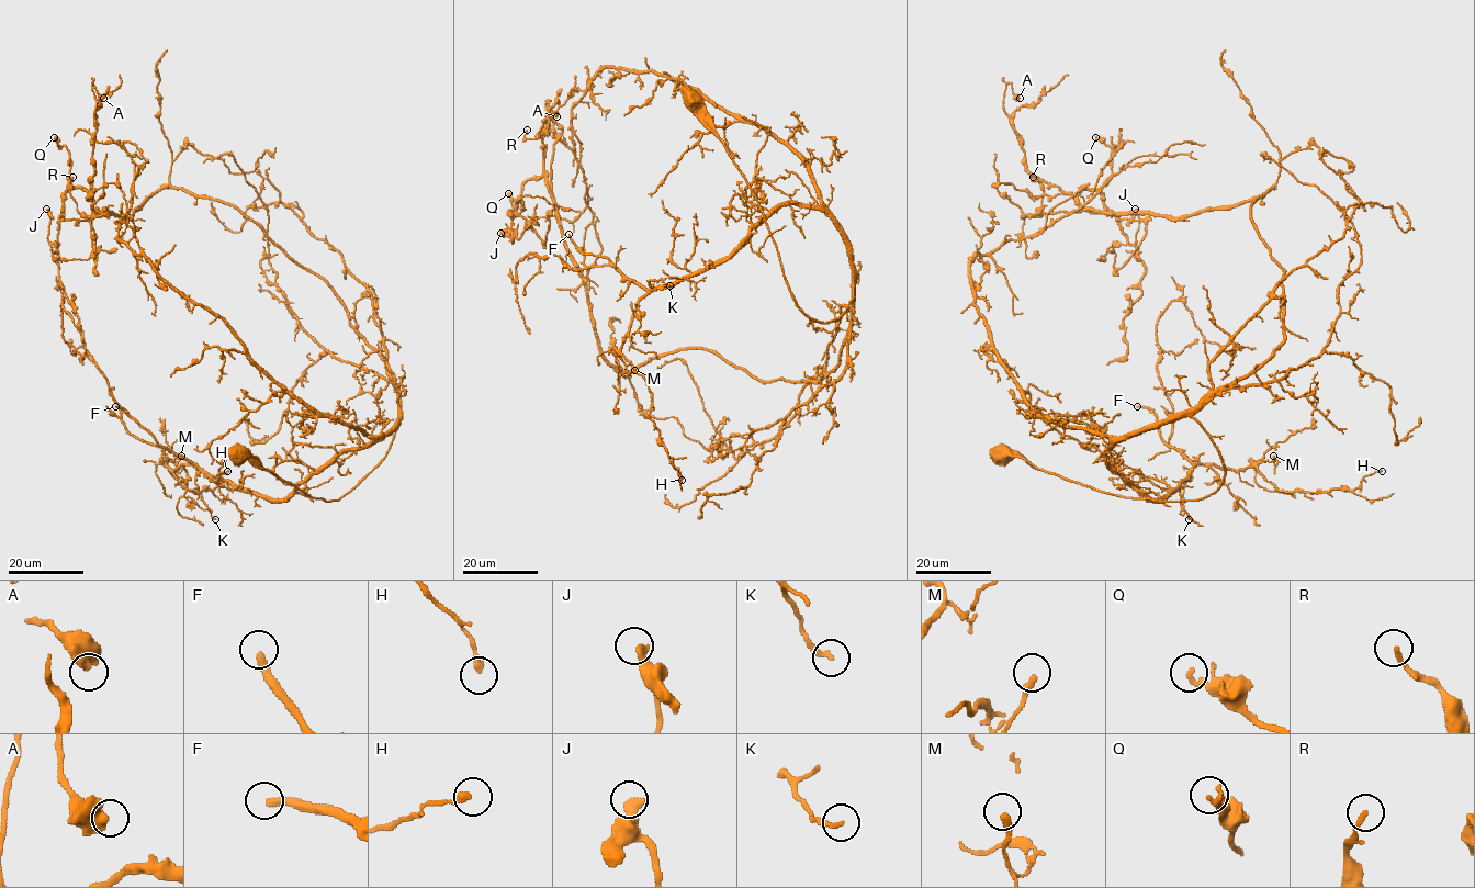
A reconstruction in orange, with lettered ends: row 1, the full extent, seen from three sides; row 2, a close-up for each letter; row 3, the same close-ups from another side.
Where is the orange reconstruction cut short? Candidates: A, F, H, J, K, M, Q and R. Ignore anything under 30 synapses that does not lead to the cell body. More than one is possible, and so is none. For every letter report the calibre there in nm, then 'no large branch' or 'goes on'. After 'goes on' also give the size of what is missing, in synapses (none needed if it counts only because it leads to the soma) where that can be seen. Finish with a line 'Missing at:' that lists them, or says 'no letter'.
A: calibre 600 nm; no large branch
F: calibre 320 nm; goes on; 50 synapses
H: calibre 280 nm; no large branch
J: calibre 420 nm; no large branch
K: calibre 200 nm; no large branch
M: calibre 280 nm; no large branch
Q: calibre 220 nm; no large branch
R: calibre 180 nm; no large branch
Missing at: F

